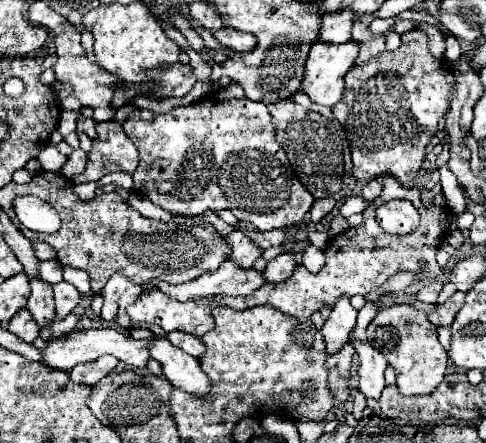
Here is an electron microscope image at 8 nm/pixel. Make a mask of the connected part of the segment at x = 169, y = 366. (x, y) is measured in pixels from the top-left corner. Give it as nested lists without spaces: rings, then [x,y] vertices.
[[[155,337],[149,347],[149,355],[161,363],[163,375],[169,379],[171,385],[199,397],[209,393],[209,377],[201,371],[199,361],[173,347],[167,337]]]

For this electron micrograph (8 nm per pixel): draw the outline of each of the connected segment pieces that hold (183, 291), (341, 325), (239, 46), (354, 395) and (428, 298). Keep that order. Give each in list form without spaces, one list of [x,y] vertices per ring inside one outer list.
[[[225,261],[217,271],[207,271],[205,275],[199,275],[189,283],[169,285],[169,283],[161,283],[159,279],[153,279],[147,285],[159,287],[165,295],[177,301],[189,301],[207,295],[249,295],[255,289],[259,289],[263,283],[265,281],[261,277],[261,271],[241,269],[233,261]]]
[[[347,297],[339,299],[321,329],[321,335],[327,343],[325,349],[327,355],[335,355],[337,349],[341,349],[349,341],[349,333],[355,327],[355,319],[357,319],[357,311],[351,307],[349,299]]]
[[[221,27],[221,31],[215,33],[217,41],[225,47],[231,47],[235,51],[241,51],[241,53],[249,53],[253,51],[253,47],[257,47],[253,35],[249,33],[241,33],[241,31],[233,31],[233,29],[227,29],[227,27]]]
[[[351,389],[351,399],[353,399],[353,415],[357,417],[357,419],[361,419],[361,411],[365,409],[365,401],[367,401],[367,397],[359,391],[359,389]]]
[[[435,281],[435,283],[427,285],[427,287],[423,287],[419,293],[415,293],[415,299],[417,301],[423,301],[423,303],[435,303],[441,289],[443,289],[443,283],[441,281]]]

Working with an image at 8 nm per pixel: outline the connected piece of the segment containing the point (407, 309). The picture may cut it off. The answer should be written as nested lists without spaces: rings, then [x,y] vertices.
[[[393,305],[375,315],[367,327],[369,345],[377,349],[395,369],[397,389],[401,395],[429,395],[445,377],[447,351],[437,339],[435,325],[411,305]]]

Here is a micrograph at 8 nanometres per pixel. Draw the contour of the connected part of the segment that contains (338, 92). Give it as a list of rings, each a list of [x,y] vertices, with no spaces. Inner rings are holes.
[[[353,41],[341,45],[313,43],[301,79],[301,89],[309,95],[311,103],[335,107],[341,101],[343,77],[353,67],[357,51],[357,43]]]

